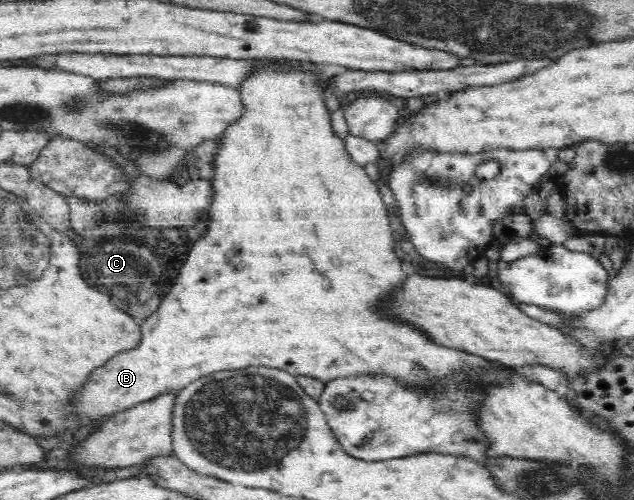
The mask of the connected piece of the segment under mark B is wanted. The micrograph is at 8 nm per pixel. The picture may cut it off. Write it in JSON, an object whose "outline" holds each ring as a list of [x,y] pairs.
{"outline":[[[273,71],[273,73],[255,73],[251,79],[247,79],[241,87],[239,87],[239,91],[241,92],[241,98],[245,102],[245,115],[241,117],[241,120],[237,121],[237,123],[233,123],[231,127],[229,127],[222,135],[223,140],[225,140],[225,145],[223,145],[223,149],[217,153],[217,157],[215,157],[215,188],[217,188],[217,197],[215,197],[215,221],[213,221],[213,225],[209,225],[210,229],[205,238],[202,238],[195,247],[193,247],[193,251],[191,251],[191,255],[189,255],[189,259],[185,261],[185,265],[181,267],[181,273],[179,273],[179,277],[177,277],[177,281],[175,281],[175,285],[173,285],[173,289],[169,291],[167,295],[164,295],[165,299],[162,305],[157,308],[145,321],[139,324],[141,339],[138,341],[138,345],[132,347],[131,349],[126,349],[124,352],[119,352],[117,355],[113,356],[105,365],[101,365],[101,367],[97,367],[83,383],[81,383],[81,387],[67,399],[67,405],[65,407],[71,407],[71,411],[67,411],[67,417],[65,417],[65,421],[71,417],[73,421],[77,421],[77,423],[95,423],[95,421],[99,421],[99,419],[103,419],[103,417],[111,417],[117,415],[117,413],[123,413],[128,411],[128,409],[135,408],[138,405],[149,403],[149,401],[153,401],[153,399],[159,399],[159,397],[164,397],[165,395],[175,395],[179,393],[181,389],[185,389],[187,385],[192,384],[198,377],[203,377],[210,375],[215,372],[229,372],[233,369],[243,369],[249,366],[257,366],[257,365],[265,365],[267,367],[275,367],[277,369],[281,369],[285,372],[291,373],[295,376],[307,375],[313,376],[321,381],[328,382],[333,378],[338,378],[341,376],[350,376],[350,375],[363,375],[363,373],[381,373],[381,371],[385,371],[385,369],[393,369],[393,373],[397,373],[397,375],[401,375],[401,373],[405,373],[405,377],[409,379],[409,373],[413,373],[413,369],[417,369],[417,365],[425,365],[425,369],[431,369],[433,373],[431,376],[445,376],[449,375],[453,369],[457,369],[457,367],[463,367],[463,365],[474,365],[474,367],[483,367],[485,360],[481,357],[475,357],[474,355],[467,355],[465,353],[461,353],[460,351],[449,351],[449,349],[437,349],[435,345],[429,345],[429,341],[425,341],[425,339],[421,339],[421,337],[417,337],[417,333],[411,333],[409,335],[409,329],[397,329],[397,325],[381,325],[381,321],[373,321],[373,317],[369,317],[369,313],[365,313],[365,305],[369,305],[369,301],[373,301],[373,297],[377,297],[377,293],[385,293],[385,289],[389,289],[389,285],[393,285],[393,281],[401,281],[403,279],[403,269],[401,269],[401,265],[397,265],[399,261],[397,261],[397,257],[393,255],[393,235],[392,230],[389,227],[389,220],[387,219],[387,213],[390,211],[387,210],[386,204],[381,198],[379,194],[379,189],[375,185],[375,182],[371,181],[367,174],[365,174],[365,170],[358,165],[355,165],[349,154],[346,152],[346,145],[344,144],[344,140],[339,139],[335,136],[331,124],[330,124],[330,113],[326,110],[324,106],[324,101],[322,100],[323,91],[320,91],[318,87],[316,87],[316,81],[319,77],[315,77],[314,75],[303,75],[302,73],[294,73],[294,71]]]}

